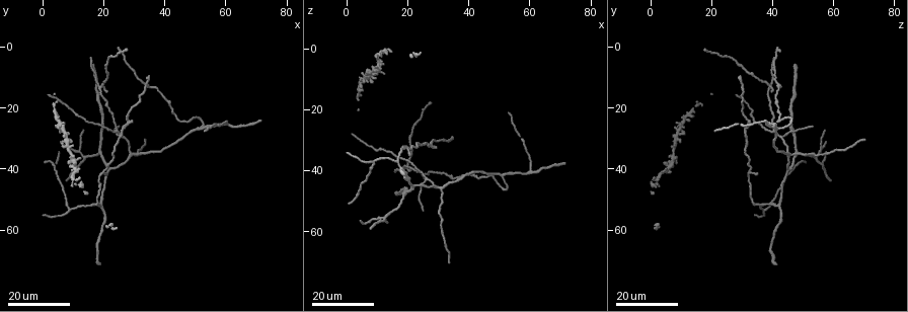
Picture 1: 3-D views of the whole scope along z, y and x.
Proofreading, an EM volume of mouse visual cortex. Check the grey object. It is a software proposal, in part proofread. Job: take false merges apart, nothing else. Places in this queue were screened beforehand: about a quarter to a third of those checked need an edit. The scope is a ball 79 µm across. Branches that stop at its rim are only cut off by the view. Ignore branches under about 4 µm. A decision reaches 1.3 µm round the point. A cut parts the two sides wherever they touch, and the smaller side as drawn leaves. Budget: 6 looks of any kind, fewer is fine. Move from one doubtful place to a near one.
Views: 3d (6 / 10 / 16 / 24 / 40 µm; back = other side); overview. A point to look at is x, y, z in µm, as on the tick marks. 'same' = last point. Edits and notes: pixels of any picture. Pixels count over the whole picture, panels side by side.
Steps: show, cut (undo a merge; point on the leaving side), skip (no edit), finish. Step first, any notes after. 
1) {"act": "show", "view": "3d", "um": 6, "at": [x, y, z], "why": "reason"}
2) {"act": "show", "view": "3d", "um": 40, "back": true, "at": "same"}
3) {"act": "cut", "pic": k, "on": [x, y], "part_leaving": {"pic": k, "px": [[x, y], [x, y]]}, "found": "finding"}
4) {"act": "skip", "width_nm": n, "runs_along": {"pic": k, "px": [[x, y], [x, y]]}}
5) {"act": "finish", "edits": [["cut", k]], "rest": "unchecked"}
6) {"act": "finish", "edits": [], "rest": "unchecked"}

{"act": "show", "view": "3d", "um": 16, "at": [18.0, 52.5, 42.0], "why": "three arms meet"}

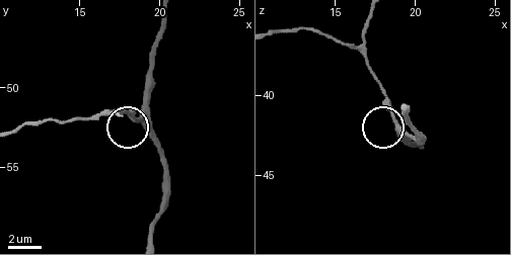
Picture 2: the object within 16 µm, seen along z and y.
{"act": "show", "view": "3d", "um": 6, "at": [18.8, 52.2, 41.9], "why": "closer look"}

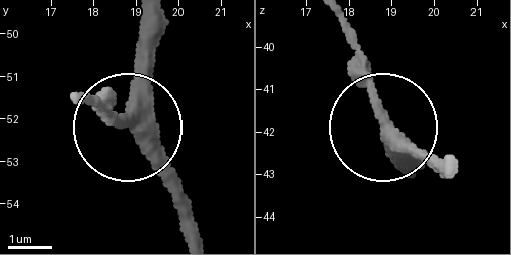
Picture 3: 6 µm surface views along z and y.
{"act": "show", "view": "3d", "um": 6, "back": true, "at": [18.90, 52.05, 41.85]}

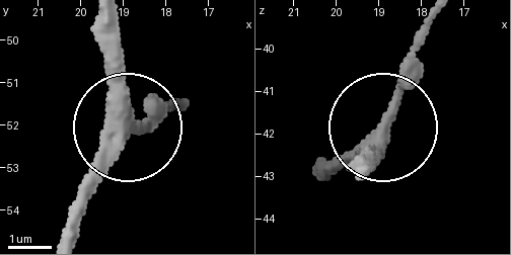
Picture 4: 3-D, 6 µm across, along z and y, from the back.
{"act": "skip", "runs_along": {"pic": 4, "px": [[98, 25], [127, 135], [69, 218]]}, "found": "continuous, no second neuron"}

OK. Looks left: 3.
{"act": "show", "view": "3d", "um": 24, "at": [22.0, 40.5, 44.5]}

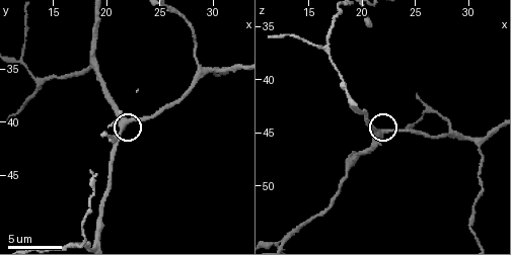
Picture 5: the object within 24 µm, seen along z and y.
{"act": "show", "view": "3d", "um": 6, "at": [21.6, 40.6, 45.2]}

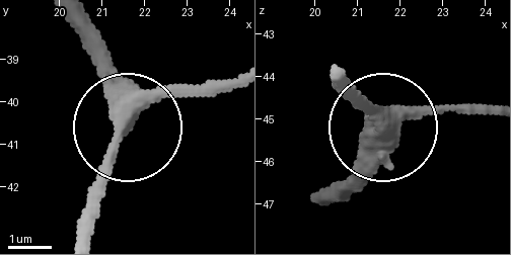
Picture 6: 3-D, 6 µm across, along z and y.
{"act": "skip", "side_arm_um": 38, "runs_along": {"pic": 6, "px": [[237, 74], [172, 91], [132, 124], [125, 88], [88, 48]]}, "found": "all the same neuron"}

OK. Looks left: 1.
{"act": "show", "view": "3d", "um": 10, "at": [29.6, 35.0, 45.2], "why": "arms part here"}

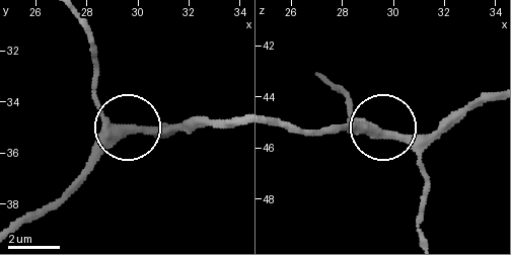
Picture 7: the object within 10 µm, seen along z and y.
{"act": "skip", "runs_along": {"pic": 7, "px": [[76, 18], [106, 115], [133, 129], [190, 129]]}, "found": "one neuron here"}

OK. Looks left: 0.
{"act": "finish", "edits": [], "rest": "unchecked"}

